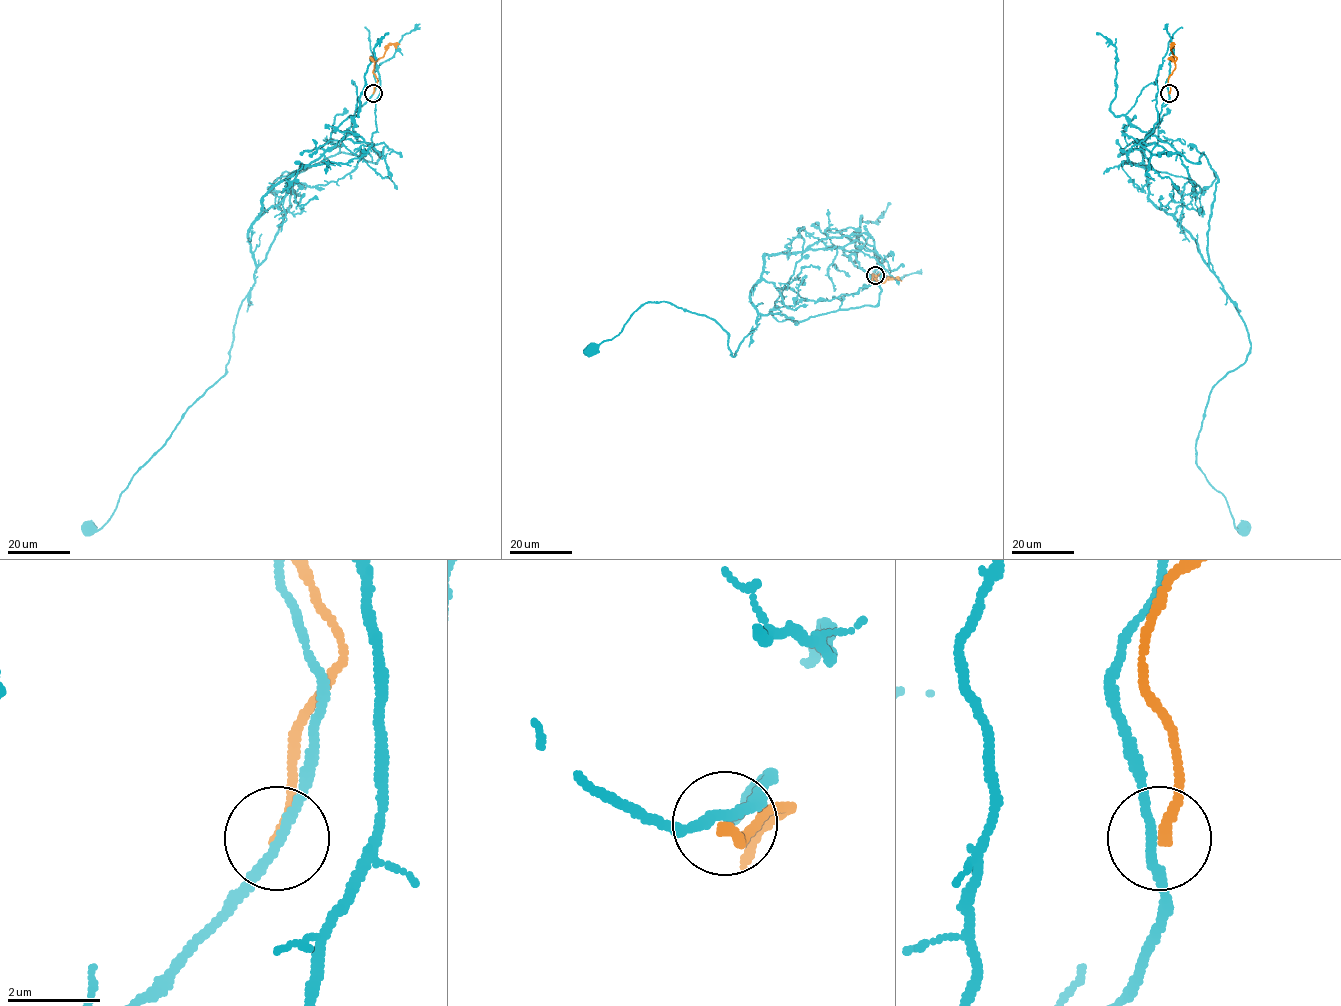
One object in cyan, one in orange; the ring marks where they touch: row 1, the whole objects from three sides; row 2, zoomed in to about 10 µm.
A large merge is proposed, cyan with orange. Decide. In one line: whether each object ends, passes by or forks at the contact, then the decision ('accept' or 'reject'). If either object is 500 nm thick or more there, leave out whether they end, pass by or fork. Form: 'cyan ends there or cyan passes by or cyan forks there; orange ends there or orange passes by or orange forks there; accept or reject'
cyan passes by; orange ends there; reject

